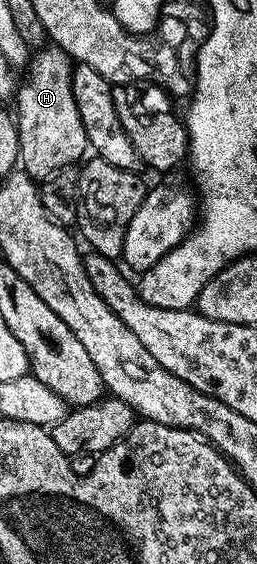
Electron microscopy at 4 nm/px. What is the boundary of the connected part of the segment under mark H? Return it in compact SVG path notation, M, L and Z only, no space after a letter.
M44 46L32 55L26 65L27 81L18 85L19 164L22 171L36 182L47 180L57 174L57 170L78 165L88 155L85 126L81 126L77 102L73 102L74 69L75 64L65 50Z

